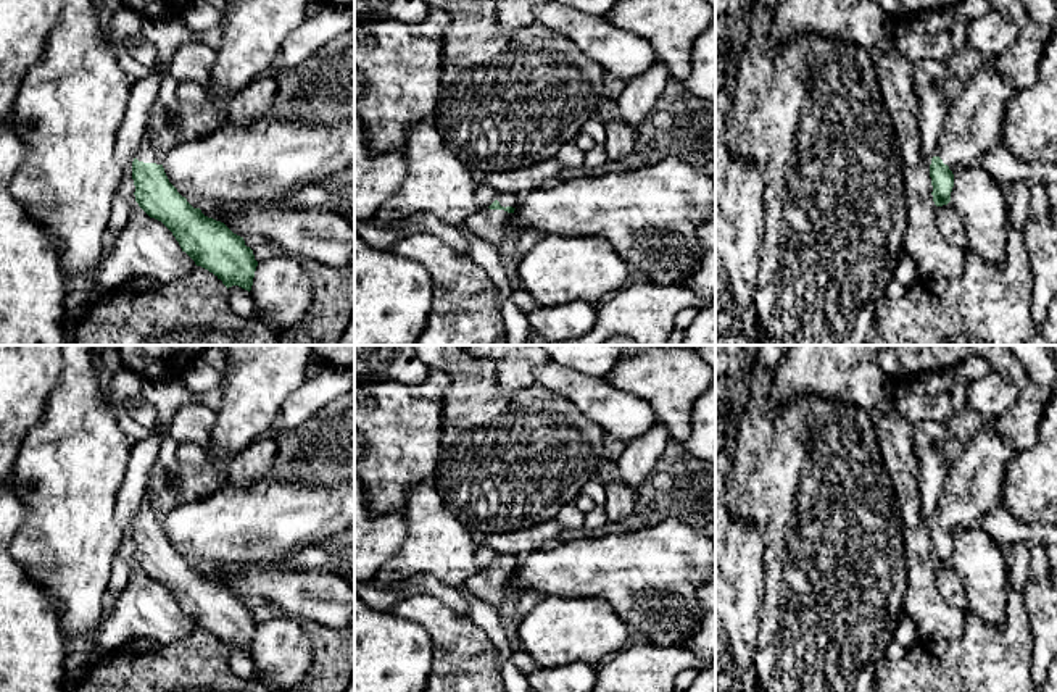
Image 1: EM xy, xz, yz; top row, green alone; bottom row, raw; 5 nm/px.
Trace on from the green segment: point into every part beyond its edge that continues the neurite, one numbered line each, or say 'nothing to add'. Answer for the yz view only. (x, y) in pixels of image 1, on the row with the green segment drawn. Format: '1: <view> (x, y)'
1: yz (972, 126)

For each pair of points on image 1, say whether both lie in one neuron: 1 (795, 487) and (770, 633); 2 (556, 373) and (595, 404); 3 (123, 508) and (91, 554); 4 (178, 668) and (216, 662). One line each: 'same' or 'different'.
1: same
2: same
3: different
4: same

